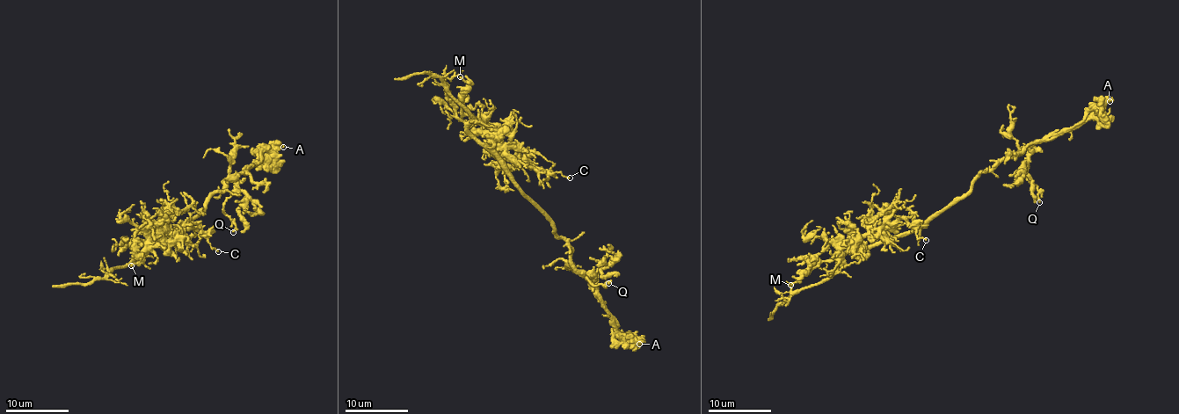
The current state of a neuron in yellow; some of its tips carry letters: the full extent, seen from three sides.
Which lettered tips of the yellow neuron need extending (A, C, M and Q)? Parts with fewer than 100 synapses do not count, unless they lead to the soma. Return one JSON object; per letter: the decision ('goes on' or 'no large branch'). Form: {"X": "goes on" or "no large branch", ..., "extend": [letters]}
{"A": "no large branch", "C": "no large branch", "M": "no large branch", "Q": "no large branch", "extend": []}

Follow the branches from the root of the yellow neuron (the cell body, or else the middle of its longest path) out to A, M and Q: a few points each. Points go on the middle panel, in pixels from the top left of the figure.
A: (527, 199), (547, 213), (572, 263), (585, 272), (614, 317), (619, 332), (624, 333), (631, 345), (639, 344)
M: (527, 199), (489, 145), (491, 130), (483, 123), (463, 115), (461, 102), (469, 84), (460, 76)
Q: (527, 199), (547, 213), (577, 270), (590, 275), (586, 278), (595, 285), (608, 283)

